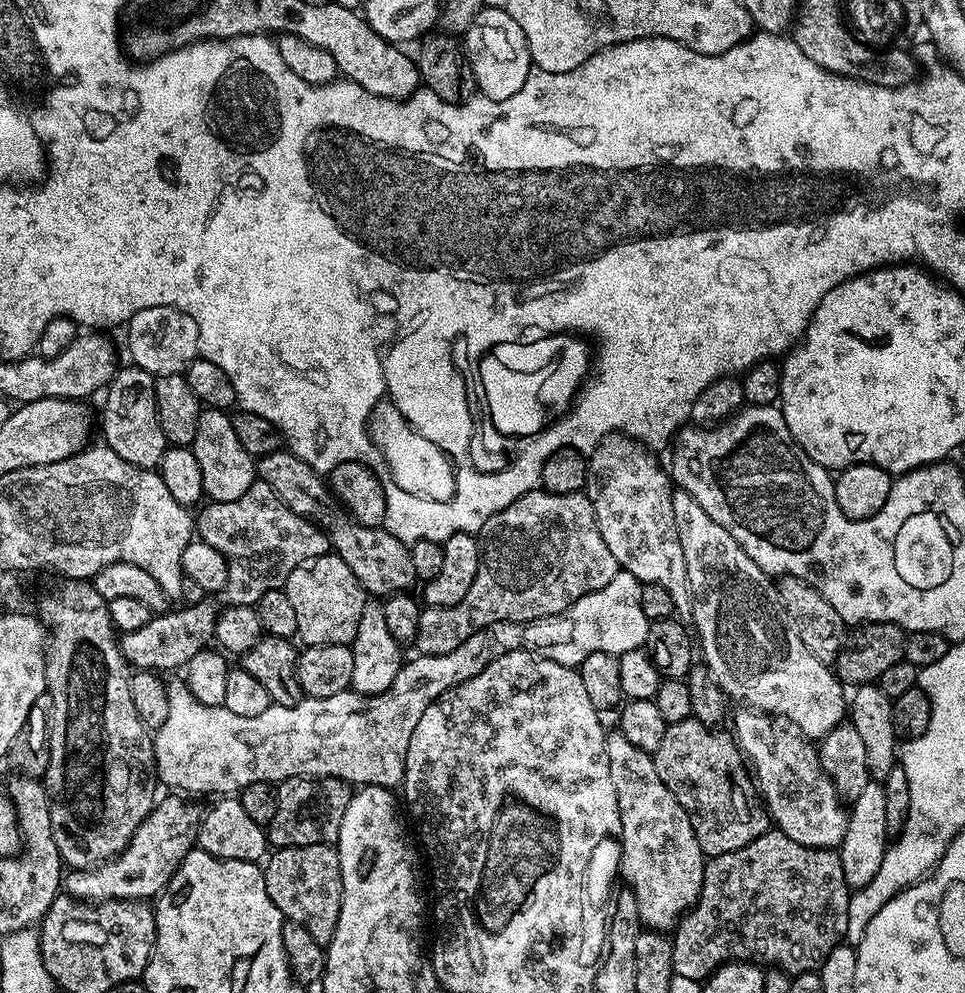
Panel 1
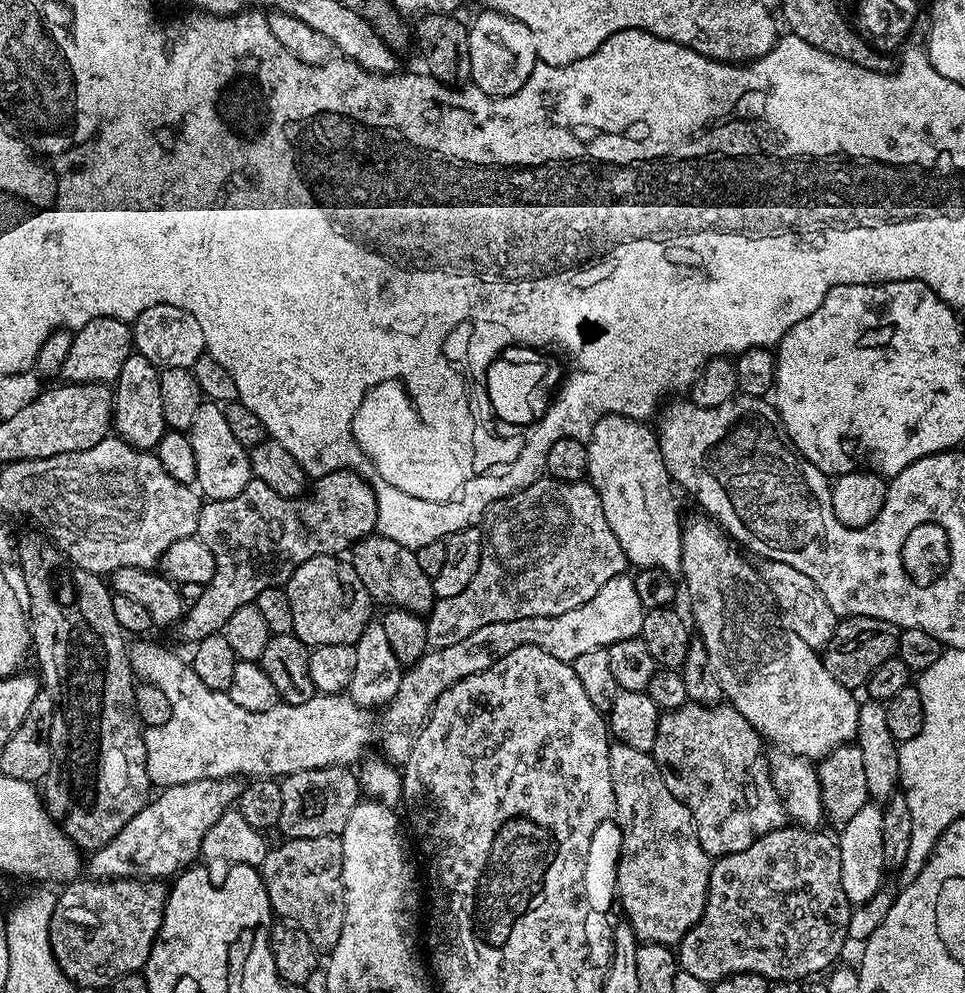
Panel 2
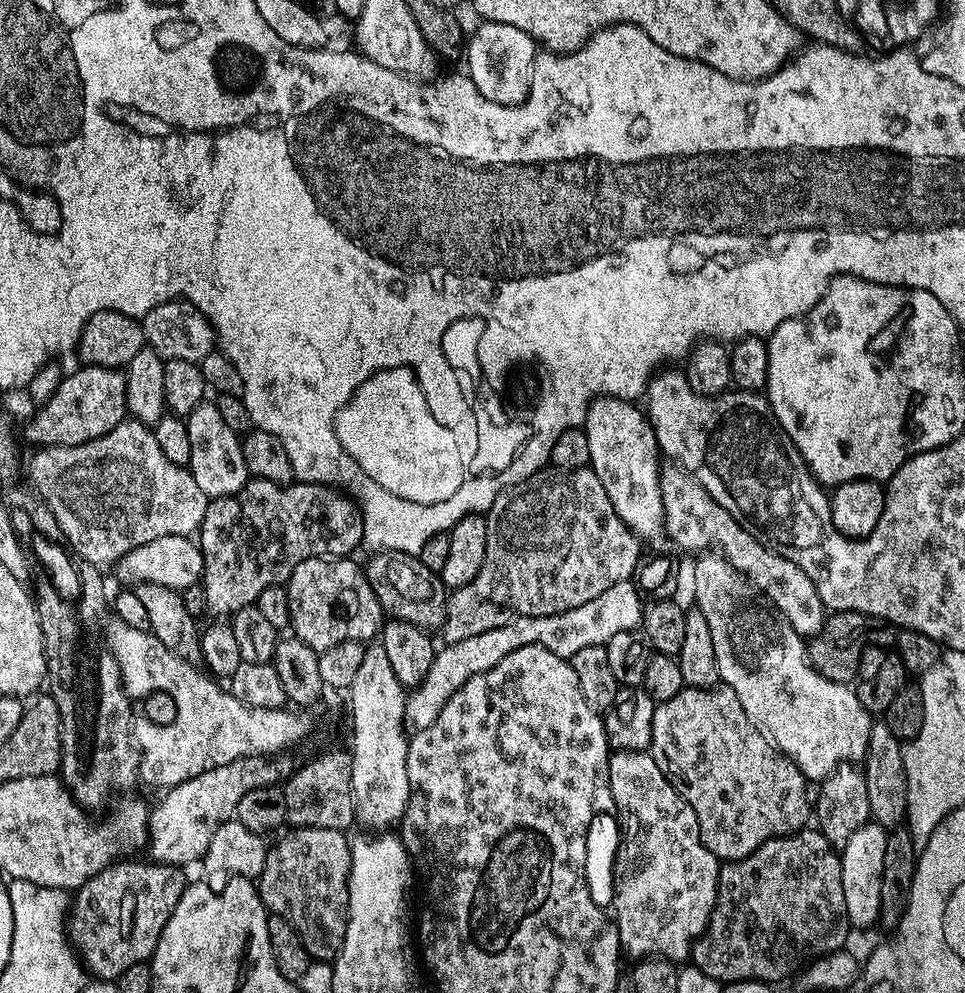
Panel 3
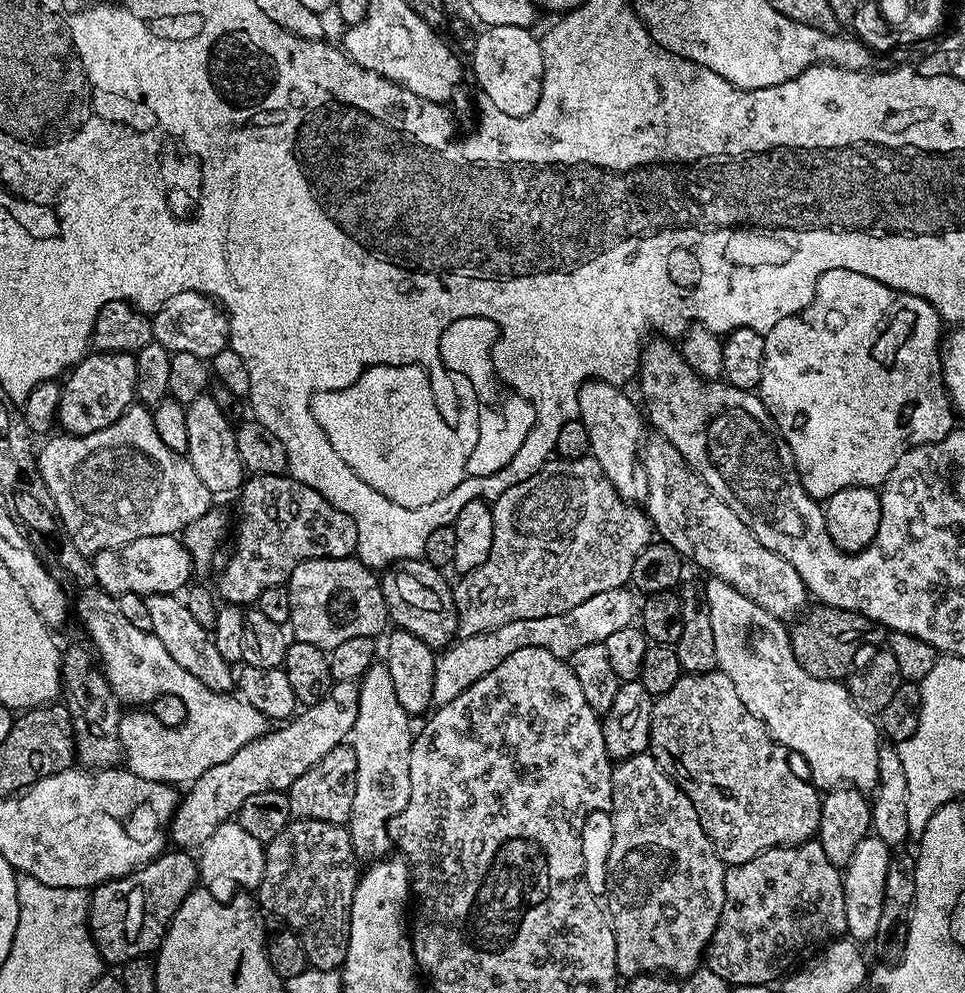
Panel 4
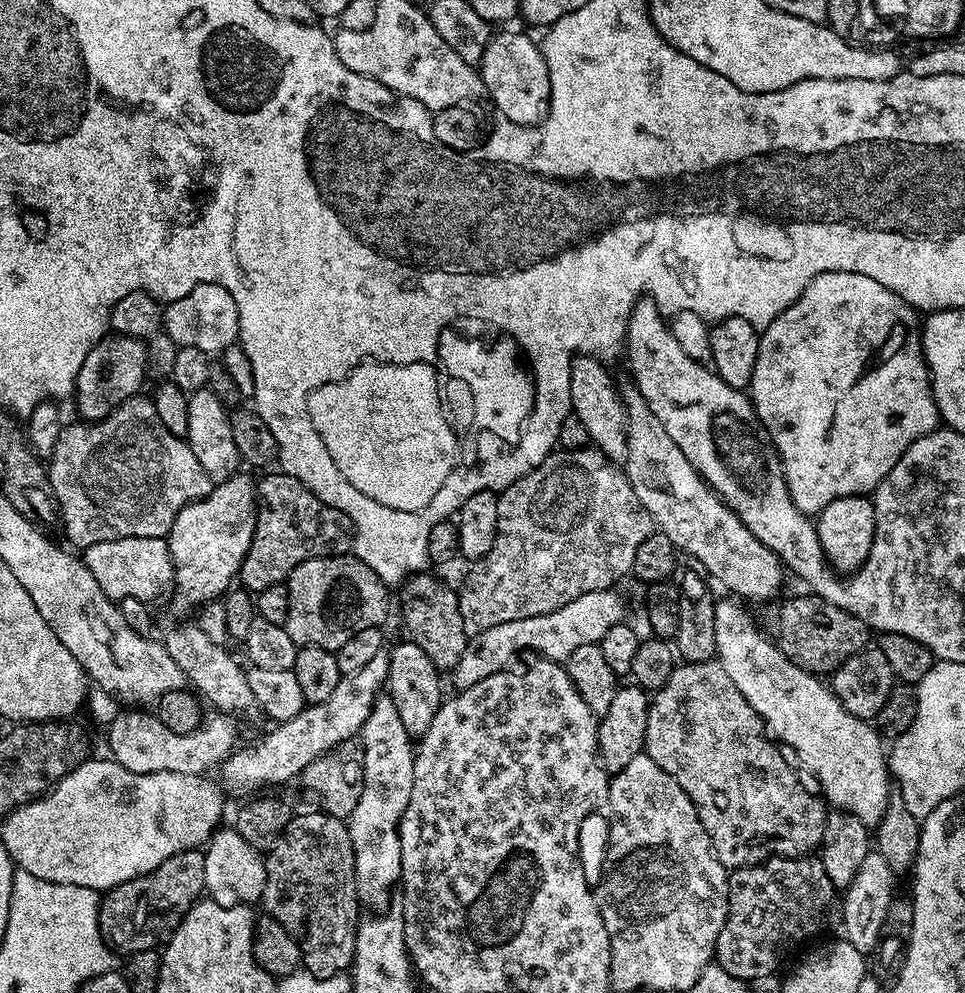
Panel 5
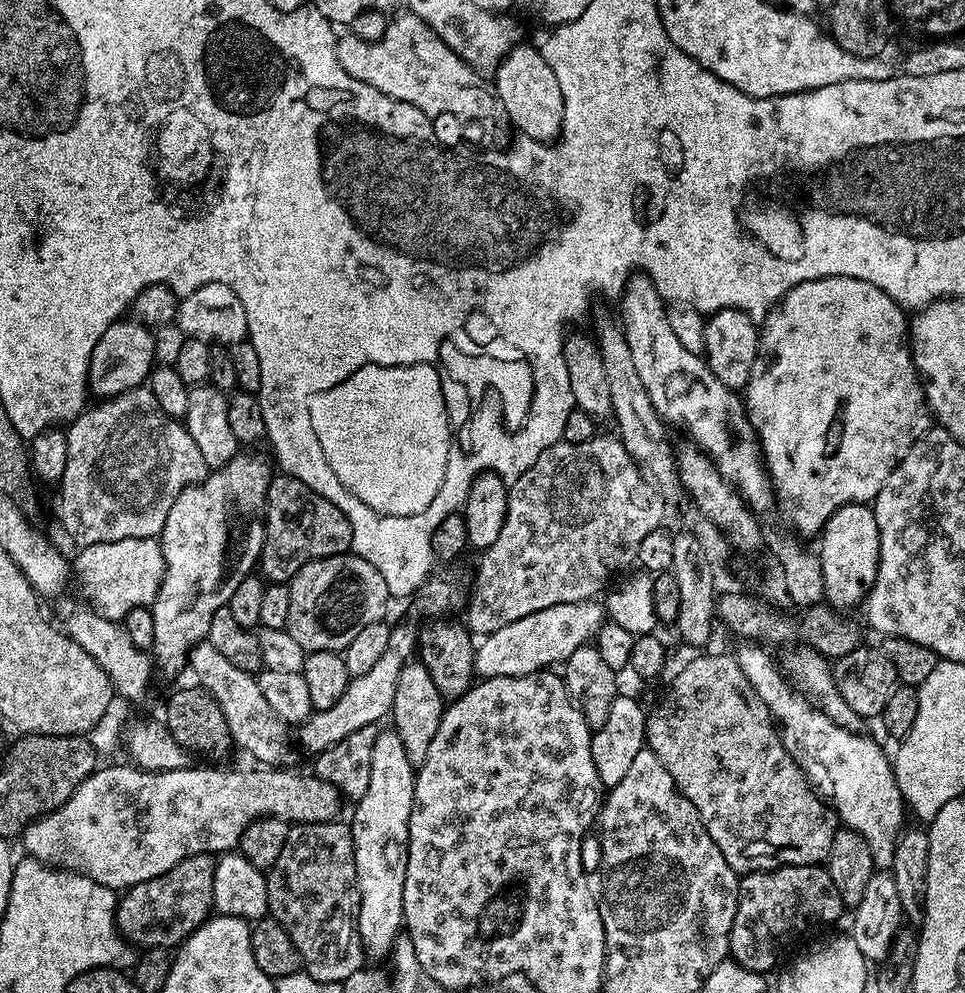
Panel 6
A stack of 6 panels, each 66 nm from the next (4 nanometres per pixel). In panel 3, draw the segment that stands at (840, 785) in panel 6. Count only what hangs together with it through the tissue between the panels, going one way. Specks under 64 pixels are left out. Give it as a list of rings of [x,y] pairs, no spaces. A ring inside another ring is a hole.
[[[700,554],[695,557],[696,565],[692,568],[692,592],[696,595],[694,607],[706,618],[706,626],[710,626],[710,635],[714,638],[714,658],[716,659],[716,675],[722,681],[723,687],[734,690],[738,694],[738,702],[742,702],[742,710],[752,719],[752,723],[776,745],[778,751],[783,752],[788,759],[792,760],[800,767],[800,772],[805,781],[819,782],[824,777],[829,776],[838,764],[851,764],[863,761],[868,745],[868,734],[874,723],[873,717],[858,702],[855,691],[849,685],[839,684],[814,670],[808,662],[805,641],[792,629],[787,620],[768,603],[767,598],[760,595],[756,588],[744,575],[730,566],[728,560],[719,554]]]

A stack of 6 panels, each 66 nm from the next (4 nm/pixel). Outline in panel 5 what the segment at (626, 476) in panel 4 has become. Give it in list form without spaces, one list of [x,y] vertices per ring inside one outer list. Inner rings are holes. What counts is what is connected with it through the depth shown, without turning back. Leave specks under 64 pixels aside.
[[[576,354],[570,366],[570,398],[572,412],[586,426],[589,441],[599,448],[609,460],[620,462],[628,454],[628,419],[624,404],[620,400],[617,385],[612,384],[612,376],[599,364],[592,354]]]

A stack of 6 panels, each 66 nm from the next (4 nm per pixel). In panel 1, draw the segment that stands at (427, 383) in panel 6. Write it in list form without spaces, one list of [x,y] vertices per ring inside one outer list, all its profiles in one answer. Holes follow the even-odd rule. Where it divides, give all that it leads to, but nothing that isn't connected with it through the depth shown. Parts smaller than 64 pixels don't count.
[[[381,402],[372,411],[370,439],[379,455],[388,463],[387,471],[396,484],[420,500],[450,500],[456,495],[454,468],[450,466],[439,446],[425,433],[417,432],[395,404]]]

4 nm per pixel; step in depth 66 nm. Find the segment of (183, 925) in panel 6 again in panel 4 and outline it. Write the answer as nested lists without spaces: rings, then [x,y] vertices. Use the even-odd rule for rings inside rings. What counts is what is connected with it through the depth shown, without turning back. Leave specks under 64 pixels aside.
[[[176,850],[180,852],[165,851],[156,859],[144,865],[142,868],[131,872],[129,876],[123,876],[117,880],[107,880],[99,884],[97,888],[91,889],[90,905],[88,907],[88,926],[92,930],[92,941],[100,955],[104,957],[109,965],[119,965],[125,960],[135,956],[146,956],[155,953],[164,936],[168,932],[174,914],[182,906],[182,902],[198,884],[198,860],[191,851]]]

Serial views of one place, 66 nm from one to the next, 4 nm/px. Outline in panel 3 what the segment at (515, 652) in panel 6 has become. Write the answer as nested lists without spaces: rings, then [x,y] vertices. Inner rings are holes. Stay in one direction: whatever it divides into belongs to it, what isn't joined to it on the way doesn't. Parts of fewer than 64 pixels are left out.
[[[623,580],[610,590],[602,590],[598,598],[590,598],[590,602],[582,602],[582,606],[574,606],[574,610],[566,610],[553,616],[538,618],[518,618],[506,626],[498,626],[494,630],[486,630],[486,634],[478,634],[474,638],[462,638],[462,642],[444,644],[439,649],[430,666],[430,670],[422,677],[420,683],[407,693],[404,701],[404,722],[409,729],[419,730],[430,726],[434,718],[446,706],[446,702],[459,688],[466,686],[470,678],[498,666],[506,654],[514,654],[522,646],[537,644],[554,654],[570,658],[578,654],[586,646],[608,644],[614,634],[622,634],[622,630],[641,627],[642,597],[631,580]]]

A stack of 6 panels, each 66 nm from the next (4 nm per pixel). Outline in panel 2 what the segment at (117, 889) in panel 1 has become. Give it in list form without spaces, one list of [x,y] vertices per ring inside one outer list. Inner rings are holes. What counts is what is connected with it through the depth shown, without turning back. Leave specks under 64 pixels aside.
[[[229,778],[186,782],[157,791],[157,796],[155,793],[109,844],[95,849],[89,860],[87,857],[87,875],[94,880],[143,878],[163,881],[175,877],[197,863],[206,830],[210,830],[210,826],[237,803],[241,789],[239,779]]]

